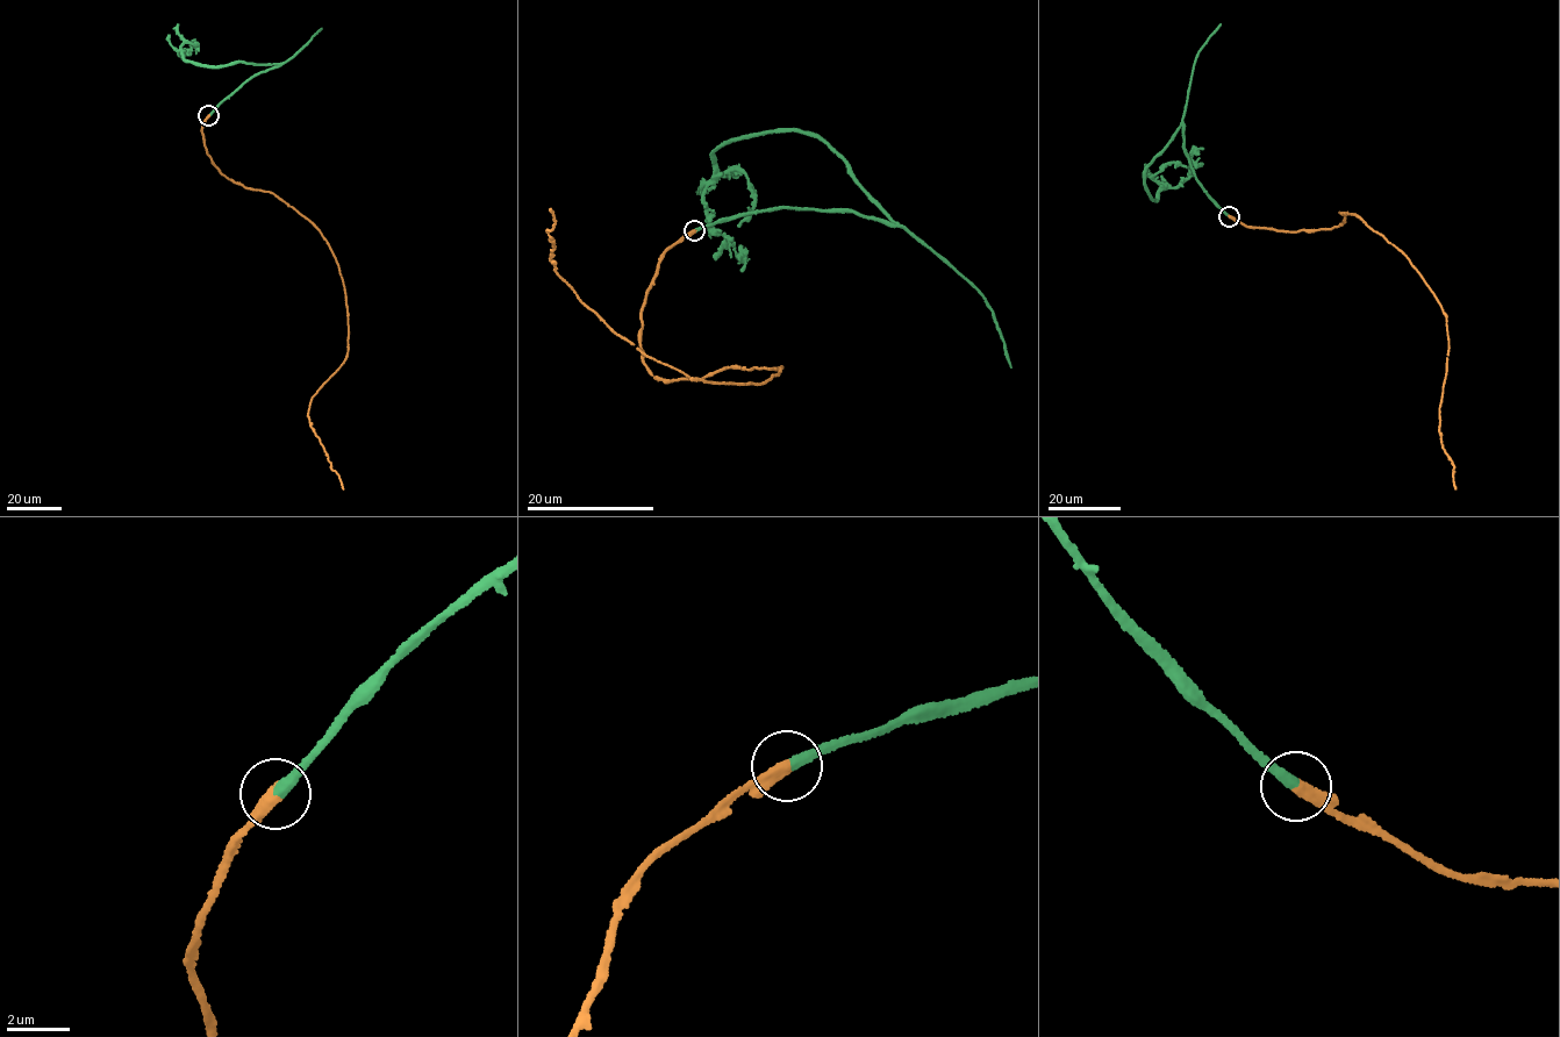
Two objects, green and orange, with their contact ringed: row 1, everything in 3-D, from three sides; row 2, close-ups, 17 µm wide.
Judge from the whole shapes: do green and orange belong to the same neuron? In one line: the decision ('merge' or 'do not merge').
merge

